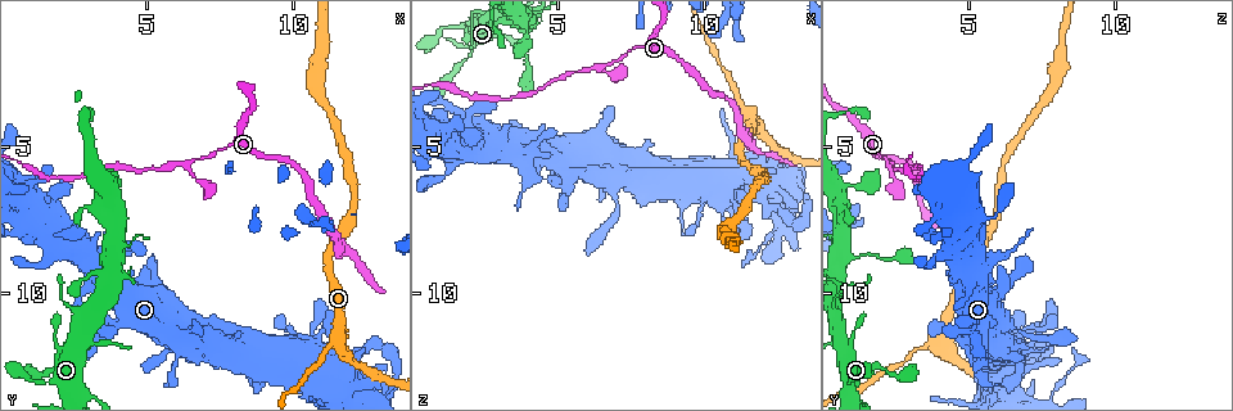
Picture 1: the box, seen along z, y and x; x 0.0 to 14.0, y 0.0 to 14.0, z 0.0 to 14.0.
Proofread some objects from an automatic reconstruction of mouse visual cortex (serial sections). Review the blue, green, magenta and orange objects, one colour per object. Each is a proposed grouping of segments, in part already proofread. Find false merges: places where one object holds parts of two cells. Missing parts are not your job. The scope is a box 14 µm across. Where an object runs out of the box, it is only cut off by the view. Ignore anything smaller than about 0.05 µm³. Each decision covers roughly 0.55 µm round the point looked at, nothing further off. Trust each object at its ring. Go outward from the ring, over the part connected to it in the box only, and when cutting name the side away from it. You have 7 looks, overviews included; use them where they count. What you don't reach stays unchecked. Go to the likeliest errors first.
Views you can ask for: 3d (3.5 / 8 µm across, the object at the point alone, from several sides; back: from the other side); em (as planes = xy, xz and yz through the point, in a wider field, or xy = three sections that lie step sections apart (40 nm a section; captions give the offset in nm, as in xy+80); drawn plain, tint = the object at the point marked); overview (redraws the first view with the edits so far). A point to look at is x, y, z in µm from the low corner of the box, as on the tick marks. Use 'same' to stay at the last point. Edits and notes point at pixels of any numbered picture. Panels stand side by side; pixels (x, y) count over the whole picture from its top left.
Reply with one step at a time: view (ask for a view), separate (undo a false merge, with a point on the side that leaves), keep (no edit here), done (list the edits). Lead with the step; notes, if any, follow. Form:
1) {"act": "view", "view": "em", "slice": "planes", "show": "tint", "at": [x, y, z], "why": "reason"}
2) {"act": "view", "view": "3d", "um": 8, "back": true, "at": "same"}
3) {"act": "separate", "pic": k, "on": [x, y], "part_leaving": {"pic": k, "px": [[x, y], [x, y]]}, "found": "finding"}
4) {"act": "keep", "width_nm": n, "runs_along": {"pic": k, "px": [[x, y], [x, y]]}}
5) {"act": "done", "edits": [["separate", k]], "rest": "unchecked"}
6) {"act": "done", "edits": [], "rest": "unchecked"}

{"act": "view", "view": "3d", "um": 3.5, "at": [6.5, 5.6, 2.3], "why": "thick turns thin"}

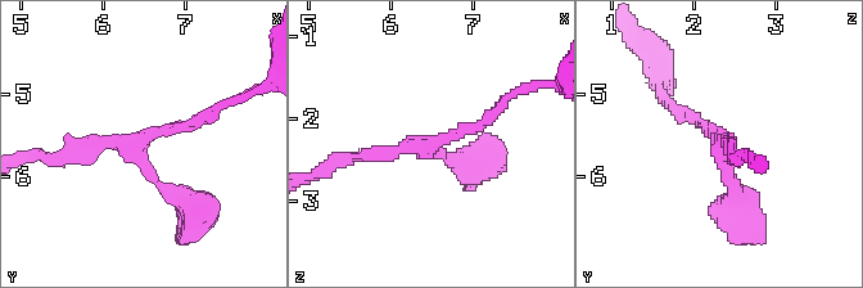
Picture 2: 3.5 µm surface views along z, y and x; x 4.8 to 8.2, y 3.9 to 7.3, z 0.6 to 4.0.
{"act": "keep", "arm_widths_nm": [150, 150, 200], "runs_along": {"pic": 2, "px": [[207, 115], [57, 162]]}, "found": "one cell here"}

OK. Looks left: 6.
{"act": "view", "view": "3d", "um": 3.5, "back": true, "at": [3.9, 8.8, 1.0], "why": "sharp bend"}

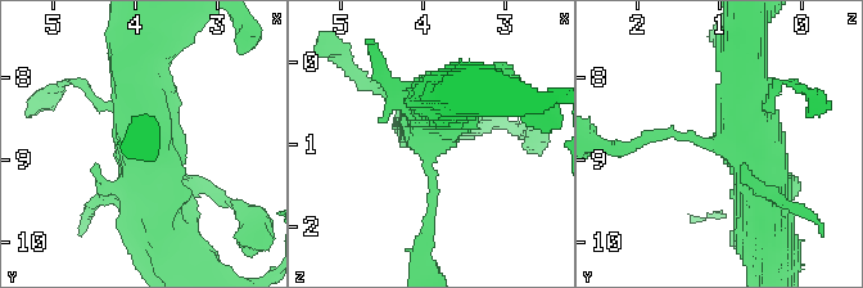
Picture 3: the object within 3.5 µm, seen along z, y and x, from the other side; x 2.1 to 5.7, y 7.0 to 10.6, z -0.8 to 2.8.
{"act": "view", "view": "em", "slice": "planes", "show": "tint", "at": [3.95, 8.85, 0.95]}

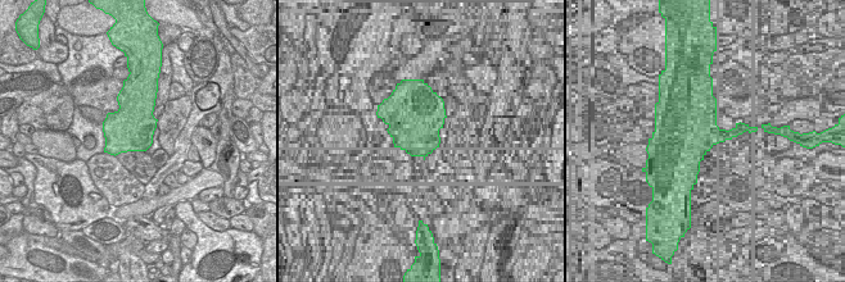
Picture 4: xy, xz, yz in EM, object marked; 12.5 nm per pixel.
{"act": "keep", "runs_along": {"pic": 3, "px": [[763, 219], [744, 45]]}, "found": "continuous, no second cell"}

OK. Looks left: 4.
{"act": "view", "view": "3d", "um": 8, "back": true, "at": [6.0, 12.0, 5.0], "why": "sudden change in width"}

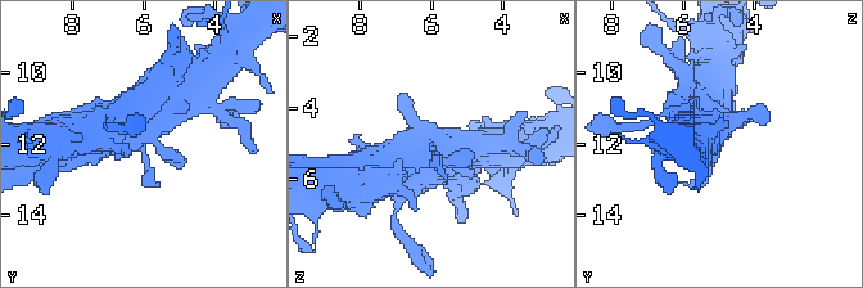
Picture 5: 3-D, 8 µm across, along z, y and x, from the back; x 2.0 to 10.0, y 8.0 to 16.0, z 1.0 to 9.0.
{"act": "view", "view": "3d", "um": 3.5, "at": [6.1, 12.0, 5.1]}

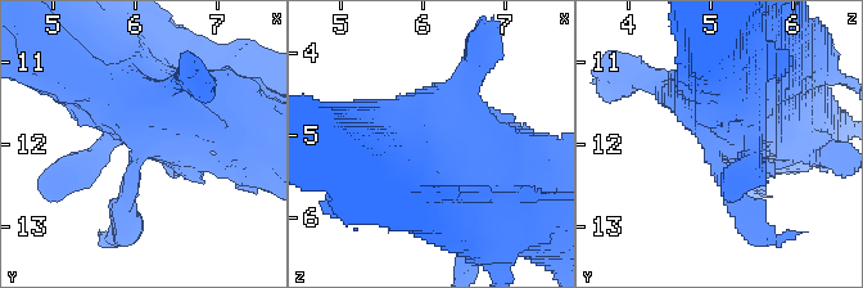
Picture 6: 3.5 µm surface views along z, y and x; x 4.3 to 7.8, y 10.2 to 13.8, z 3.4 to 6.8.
{"act": "view", "view": "em", "slice": "xy", "step": 5, "show": "tint", "at": [6.05, 12.05, 5.10], "why": "need the tissue"}

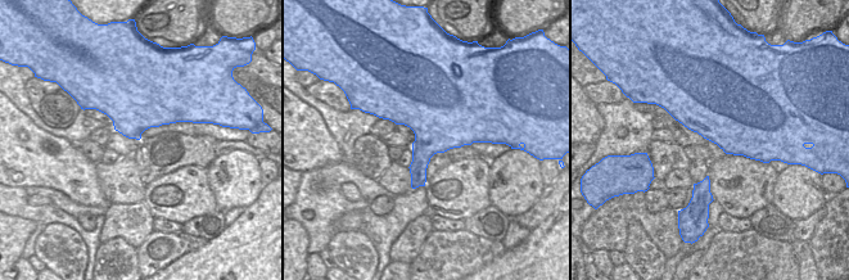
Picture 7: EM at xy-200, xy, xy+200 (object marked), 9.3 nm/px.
{"act": "keep", "found": "one cell here"}

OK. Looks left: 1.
{"act": "done", "edits": [], "rest": "unchecked"}

